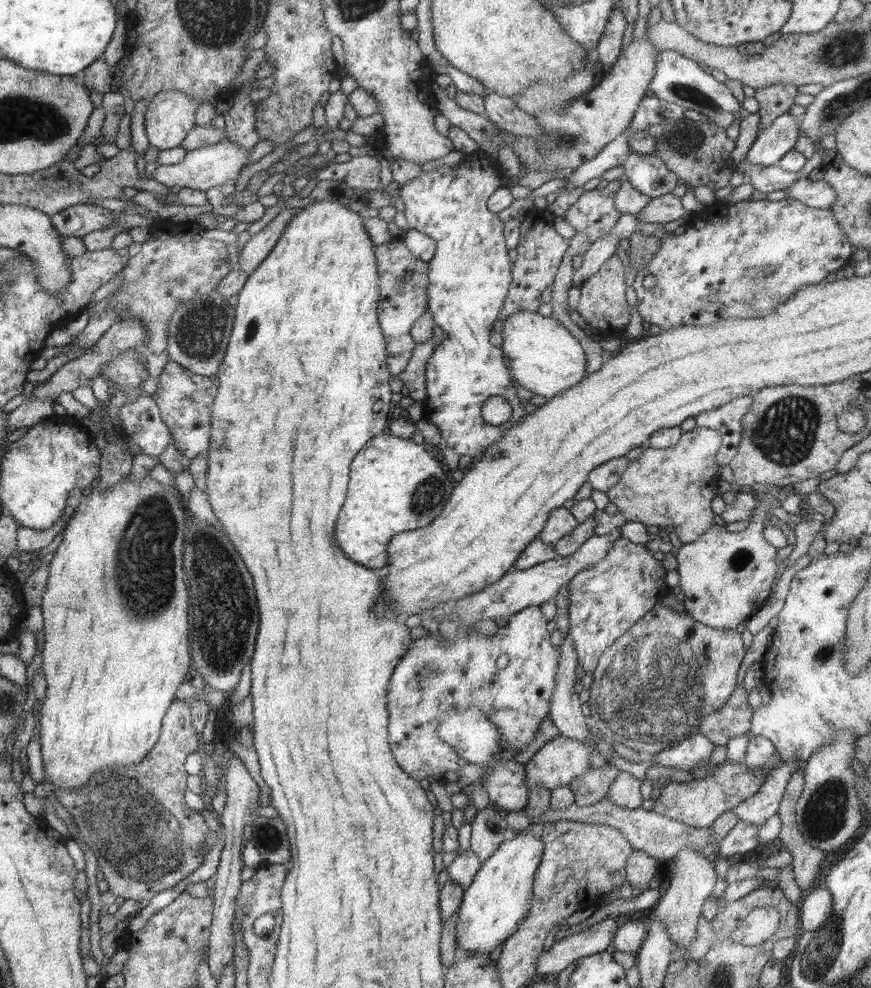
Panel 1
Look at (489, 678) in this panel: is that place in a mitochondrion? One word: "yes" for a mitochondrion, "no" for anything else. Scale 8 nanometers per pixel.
no

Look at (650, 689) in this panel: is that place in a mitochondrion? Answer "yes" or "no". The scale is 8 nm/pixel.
yes

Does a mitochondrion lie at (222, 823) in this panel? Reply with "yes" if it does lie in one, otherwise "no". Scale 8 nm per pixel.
no

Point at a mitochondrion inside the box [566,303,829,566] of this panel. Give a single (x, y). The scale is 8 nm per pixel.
(784, 432)

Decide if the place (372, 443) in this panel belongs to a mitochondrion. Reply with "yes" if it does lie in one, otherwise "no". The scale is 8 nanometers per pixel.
no

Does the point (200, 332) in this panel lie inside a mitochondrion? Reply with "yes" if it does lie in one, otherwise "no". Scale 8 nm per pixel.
yes

